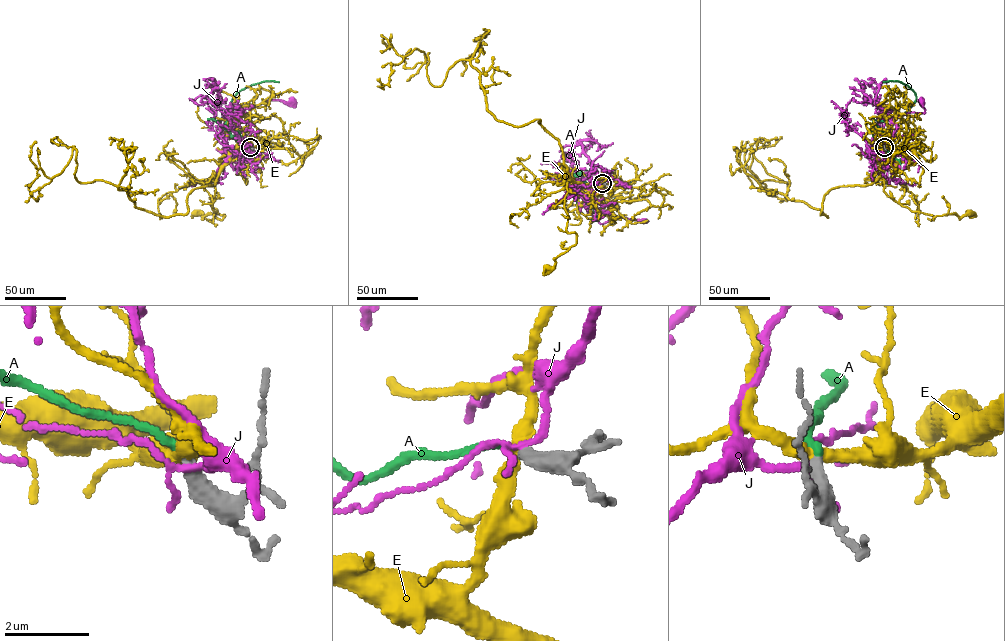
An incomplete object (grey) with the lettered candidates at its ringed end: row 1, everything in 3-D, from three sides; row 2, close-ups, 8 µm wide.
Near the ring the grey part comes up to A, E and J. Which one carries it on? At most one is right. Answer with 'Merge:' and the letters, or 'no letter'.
Merge: A

